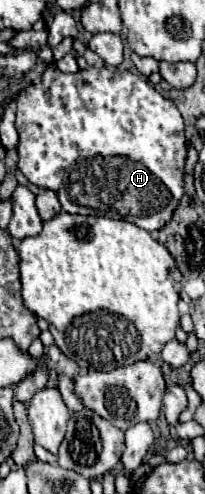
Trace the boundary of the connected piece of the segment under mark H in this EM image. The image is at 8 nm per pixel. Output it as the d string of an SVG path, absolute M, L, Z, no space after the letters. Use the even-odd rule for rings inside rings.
M50 64L38 82L20 92L16 102L16 130L20 134L18 170L38 188L54 190L64 212L126 220L148 232L162 230L172 220L172 214L184 196L188 142L182 114L176 110L174 102L158 94L150 82L128 70L120 72L106 66L64 74ZM86 184L92 184L92 192L86 192Z

